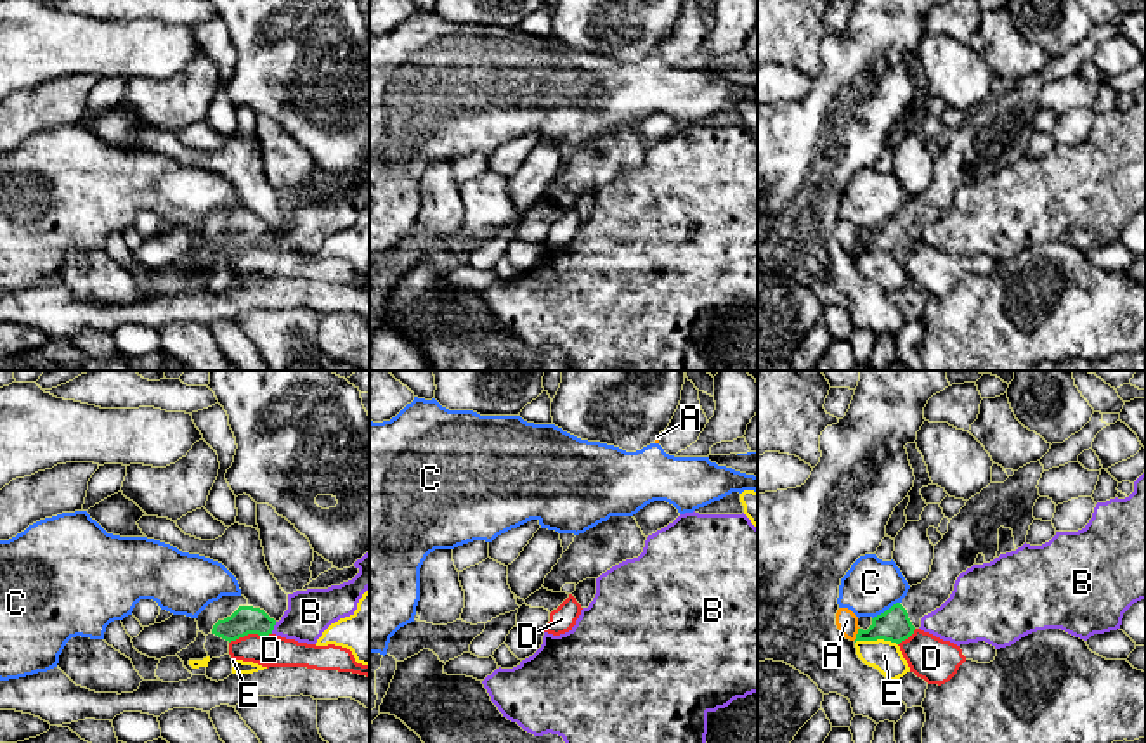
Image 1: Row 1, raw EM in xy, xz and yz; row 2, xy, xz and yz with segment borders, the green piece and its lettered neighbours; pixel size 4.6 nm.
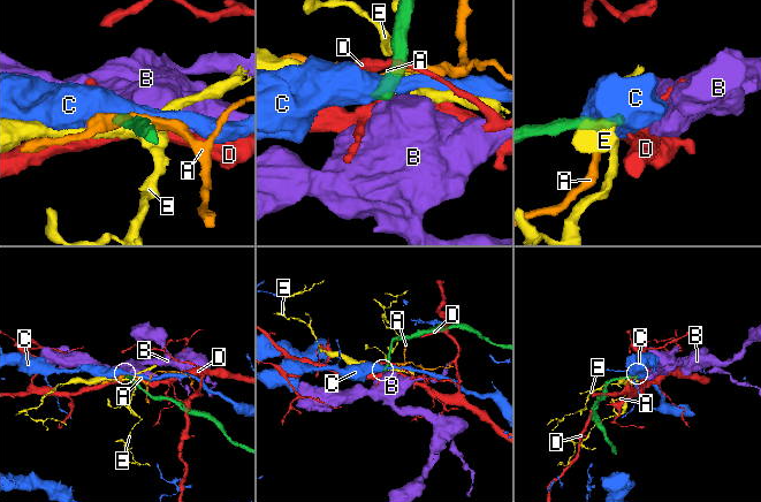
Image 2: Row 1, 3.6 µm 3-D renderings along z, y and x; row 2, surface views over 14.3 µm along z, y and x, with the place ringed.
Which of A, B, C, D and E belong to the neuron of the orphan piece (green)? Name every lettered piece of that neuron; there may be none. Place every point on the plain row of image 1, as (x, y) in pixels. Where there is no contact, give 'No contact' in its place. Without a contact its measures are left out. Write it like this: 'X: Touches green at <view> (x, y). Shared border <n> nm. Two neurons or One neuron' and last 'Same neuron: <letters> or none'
A: Touches green at yz (857, 246). Shared border 70 nm. Two neurons
B: Touches green at xy (273, 239). Shared border 60 nm. Two neurons
C: Touches green at yz (886, 222). Shared border 150 nm. Two neurons
D: Touches green at xy (250, 245). Shared border 200 nm. Two neurons
E: Touches green at yz (876, 251). Shared border 200 nm. Two neurons
Same neuron: none

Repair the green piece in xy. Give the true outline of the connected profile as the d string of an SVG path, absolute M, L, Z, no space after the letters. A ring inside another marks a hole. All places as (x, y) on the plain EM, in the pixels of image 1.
M222 208L210 215L196 230L199 244L236 253L248 246L269 248L276 232L264 222L248 216L244 208Z

